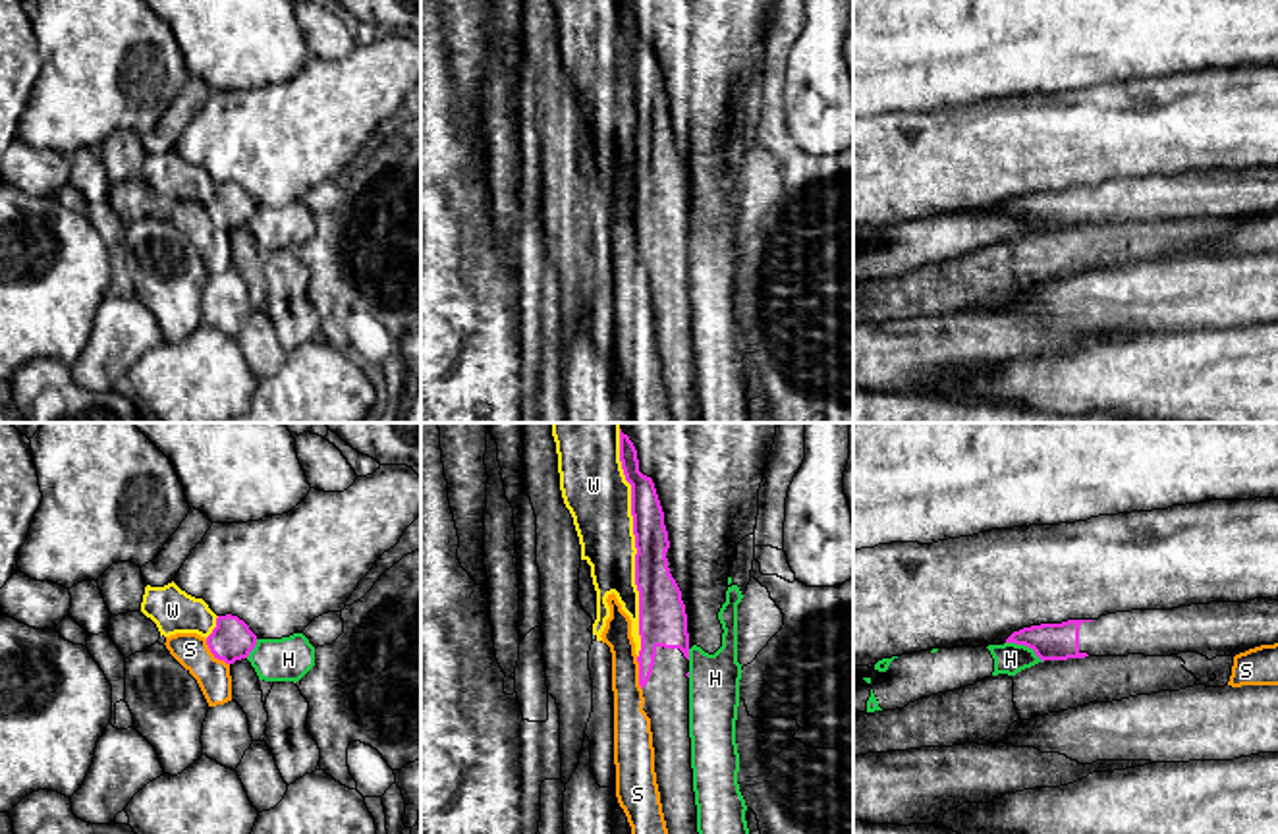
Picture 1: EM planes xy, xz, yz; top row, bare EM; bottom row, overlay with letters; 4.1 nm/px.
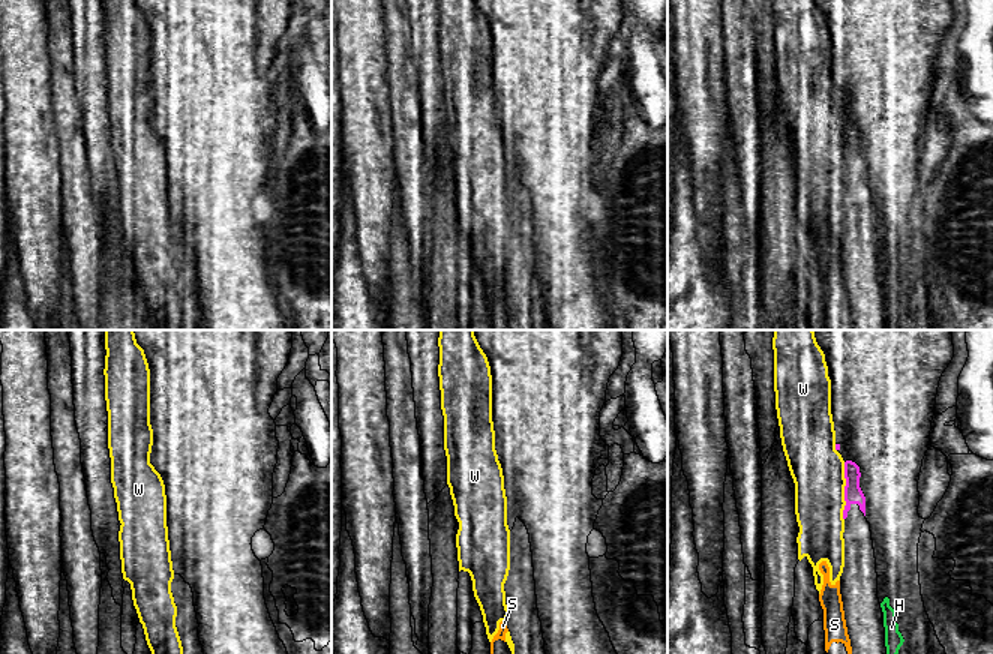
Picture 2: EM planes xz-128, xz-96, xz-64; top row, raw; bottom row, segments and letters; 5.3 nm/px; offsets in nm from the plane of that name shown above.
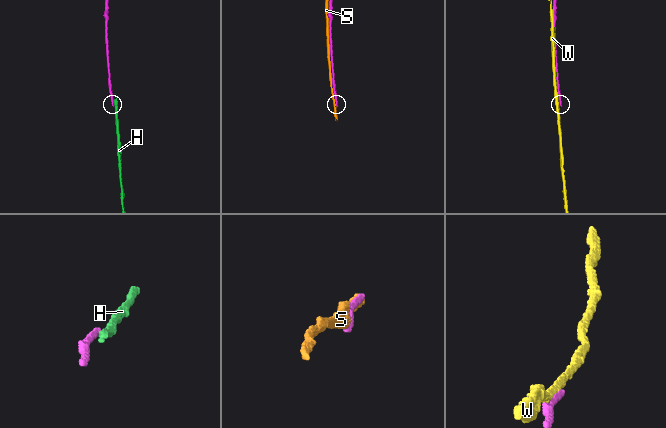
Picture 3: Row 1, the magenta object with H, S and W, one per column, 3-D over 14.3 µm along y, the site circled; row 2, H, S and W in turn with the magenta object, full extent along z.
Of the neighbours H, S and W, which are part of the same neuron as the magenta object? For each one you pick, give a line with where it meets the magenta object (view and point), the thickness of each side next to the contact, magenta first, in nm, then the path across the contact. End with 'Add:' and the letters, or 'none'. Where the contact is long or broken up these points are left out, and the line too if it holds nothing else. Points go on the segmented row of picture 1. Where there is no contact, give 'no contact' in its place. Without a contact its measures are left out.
Add: none

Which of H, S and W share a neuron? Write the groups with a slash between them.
H / S / W

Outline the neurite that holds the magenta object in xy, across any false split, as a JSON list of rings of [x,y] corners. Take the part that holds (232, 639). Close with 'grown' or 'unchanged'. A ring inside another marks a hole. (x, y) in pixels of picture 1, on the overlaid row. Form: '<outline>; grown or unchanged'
[[[226,614],[216,618],[216,627],[207,637],[207,645],[214,658],[234,664],[249,656],[257,645],[257,635],[243,620]]]; unchanged

